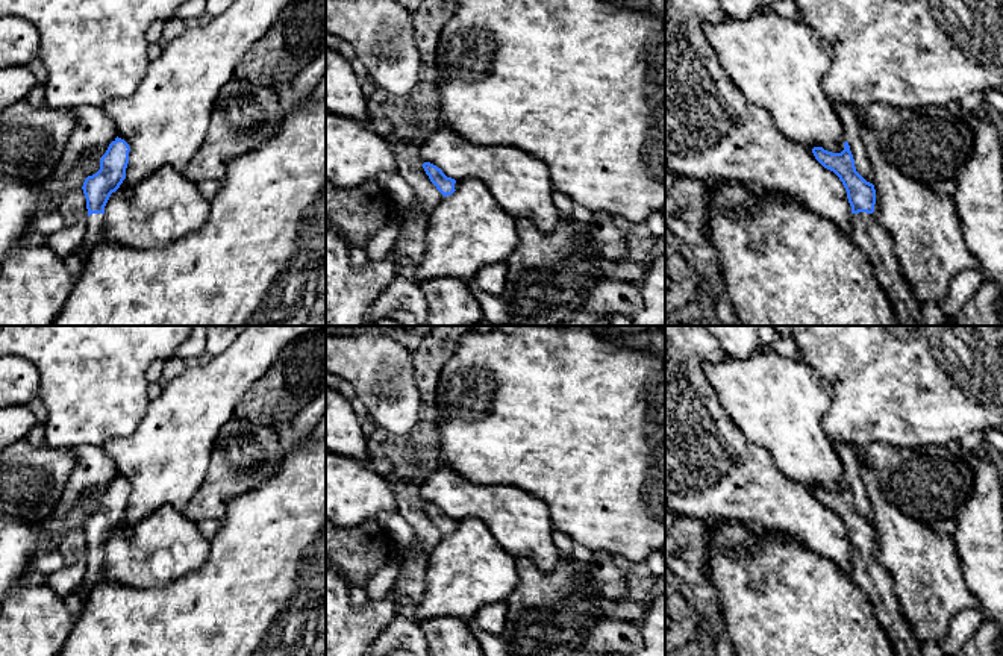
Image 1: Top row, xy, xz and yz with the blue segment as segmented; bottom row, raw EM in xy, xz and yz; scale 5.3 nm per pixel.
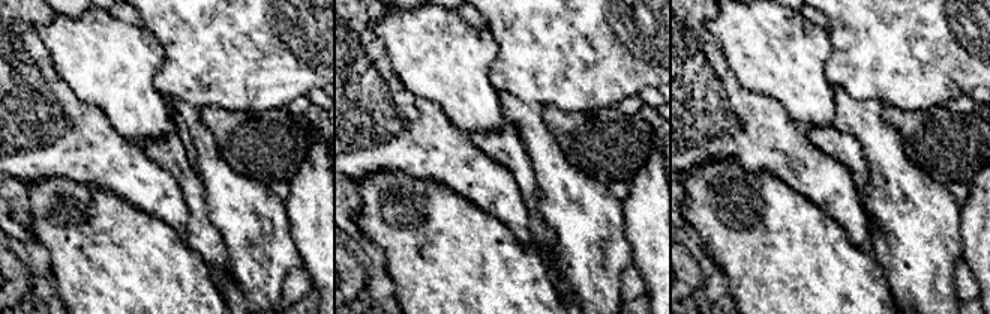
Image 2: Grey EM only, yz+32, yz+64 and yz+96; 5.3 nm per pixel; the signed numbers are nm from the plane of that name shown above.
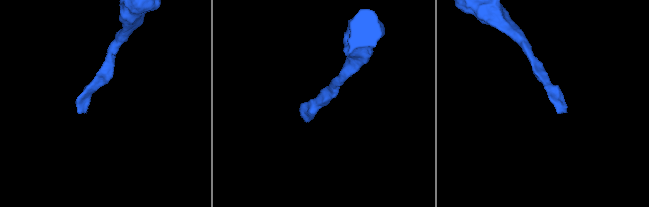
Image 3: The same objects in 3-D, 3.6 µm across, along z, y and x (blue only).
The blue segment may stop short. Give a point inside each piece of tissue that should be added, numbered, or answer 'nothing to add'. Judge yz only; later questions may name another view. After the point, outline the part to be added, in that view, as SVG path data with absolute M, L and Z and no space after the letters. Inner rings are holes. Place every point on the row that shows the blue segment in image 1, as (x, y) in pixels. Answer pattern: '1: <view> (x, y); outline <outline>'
1: yz (867, 234); outline M851 214L850 239L870 261L900 326L924 326L921 305L905 280L892 235L874 214Z

